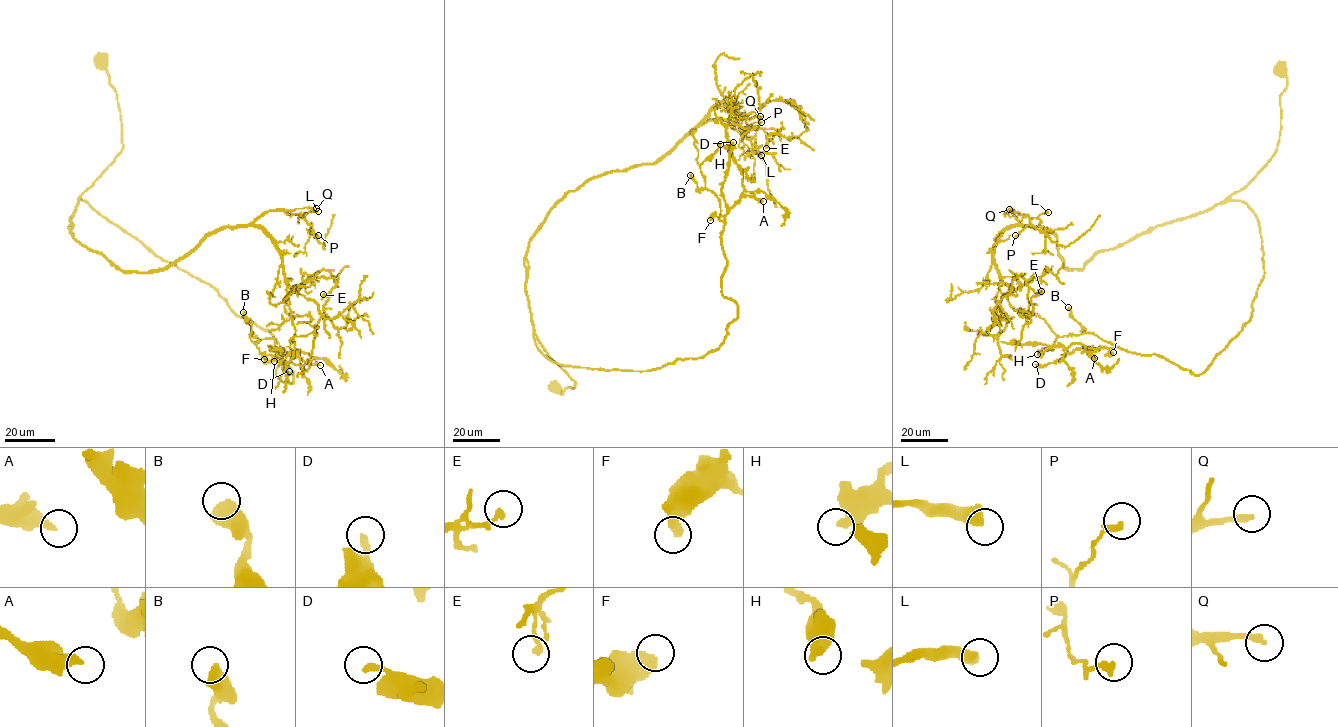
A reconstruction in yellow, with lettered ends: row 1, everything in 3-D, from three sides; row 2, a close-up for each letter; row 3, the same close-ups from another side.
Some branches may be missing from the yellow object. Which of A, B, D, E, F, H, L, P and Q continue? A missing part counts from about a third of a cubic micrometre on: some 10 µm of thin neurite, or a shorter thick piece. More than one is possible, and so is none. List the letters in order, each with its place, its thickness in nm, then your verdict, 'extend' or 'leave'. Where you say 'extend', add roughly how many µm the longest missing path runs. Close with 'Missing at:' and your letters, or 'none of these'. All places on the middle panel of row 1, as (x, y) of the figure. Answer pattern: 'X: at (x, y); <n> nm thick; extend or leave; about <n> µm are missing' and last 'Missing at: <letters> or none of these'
A: at (763, 201); 300 nm thick; leave
B: at (690, 175); 550 nm thick; leave
D: at (733, 142); 280 nm thick; leave
E: at (766, 148); 240 nm thick; leave
F: at (710, 220); 550 nm thick; leave
H: at (720, 144); 460 nm thick; leave
L: at (761, 155); 480 nm thick; extend; about 25 µm are missing
P: at (761, 122); 240 nm thick; leave
Q: at (760, 116); 260 nm thick; extend; about 45 µm are missing
Missing at: L, Q

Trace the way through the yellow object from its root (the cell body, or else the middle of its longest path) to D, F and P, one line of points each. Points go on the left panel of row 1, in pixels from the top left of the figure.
D: (101, 62), (123, 147), (79, 201), (267, 330), (293, 382), (277, 376), (276, 354), (289, 371)
F: (101, 62), (123, 147), (79, 201), (267, 330), (293, 382), (277, 376), (279, 354), (264, 359)
P: (101, 62), (123, 147), (70, 217), (80, 244), (125, 271), (154, 271), (272, 210), (318, 235)

